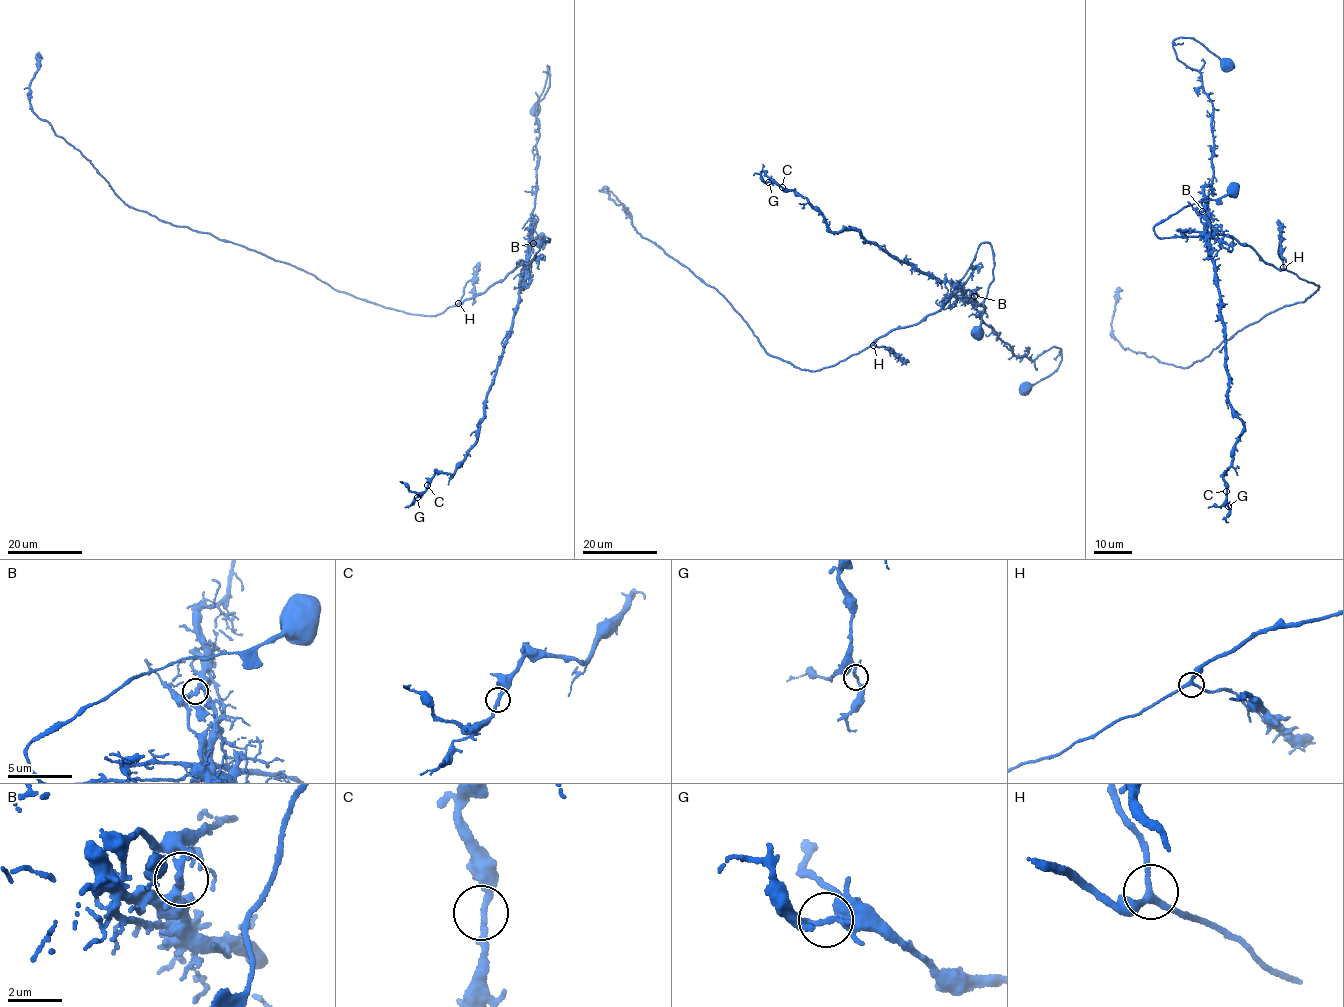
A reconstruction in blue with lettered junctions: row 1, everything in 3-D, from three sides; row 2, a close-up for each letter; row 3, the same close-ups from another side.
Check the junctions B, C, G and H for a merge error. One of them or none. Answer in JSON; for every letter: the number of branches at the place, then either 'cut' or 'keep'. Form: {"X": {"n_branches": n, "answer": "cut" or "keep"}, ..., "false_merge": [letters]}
{"B": {"n_branches": 3, "answer": "cut"}, "C": {"n_branches": 2, "answer": "keep"}, "G": {"n_branches": 3, "answer": "keep"}, "H": {"n_branches": 3, "answer": "keep"}, "false_merge": ["B"]}

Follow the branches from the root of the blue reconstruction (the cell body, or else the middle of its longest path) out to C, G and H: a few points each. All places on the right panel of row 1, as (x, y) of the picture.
C: (1231, 191), (1154, 227), (1163, 238), (1201, 235), (1213, 261), (1228, 397), (1243, 426), (1226, 491)
G: (1231, 191), (1154, 227), (1163, 238), (1201, 235), (1213, 261), (1228, 397), (1243, 426), (1223, 478), (1228, 506)
H: (1231, 191), (1182, 208), (1156, 223), (1155, 234), (1163, 238), (1209, 233), (1232, 236), (1265, 262), (1283, 267)

